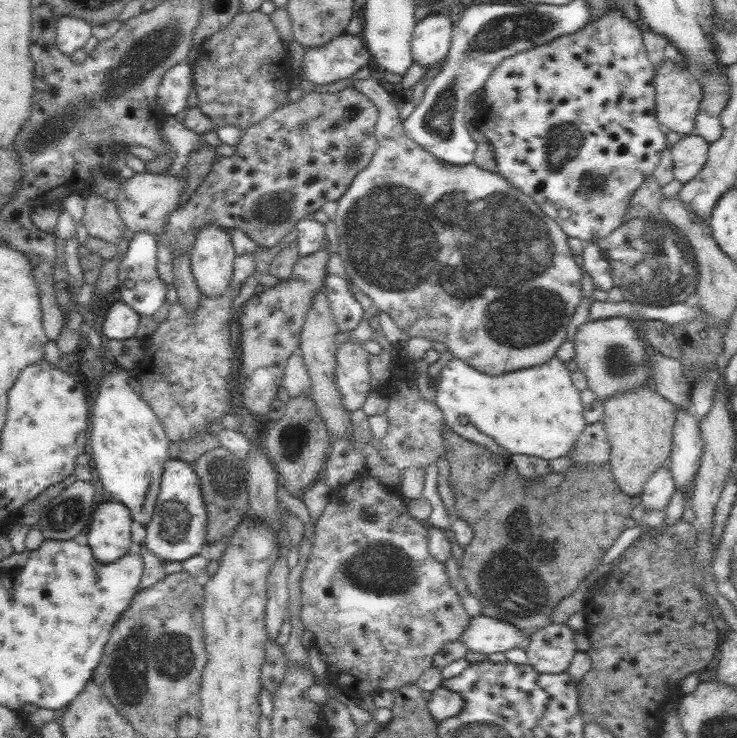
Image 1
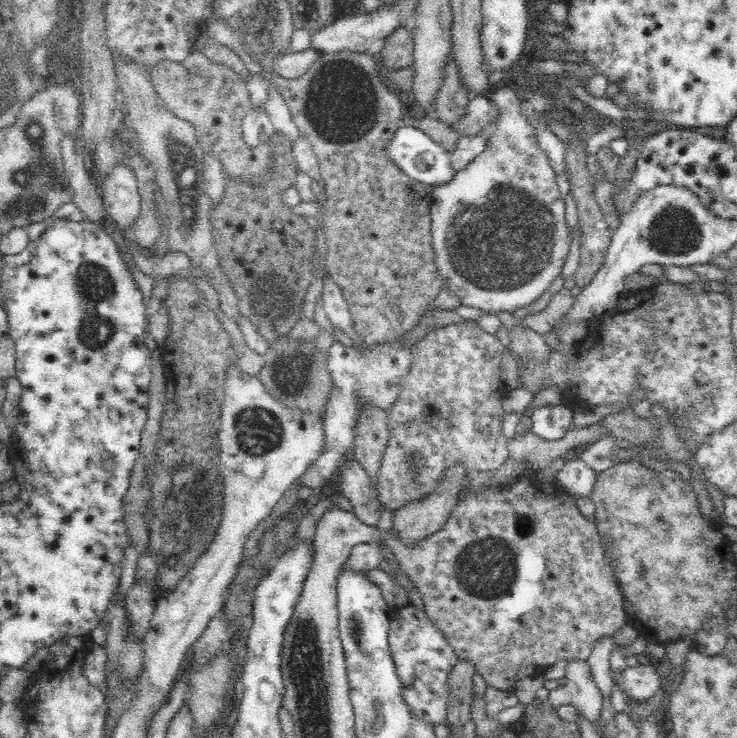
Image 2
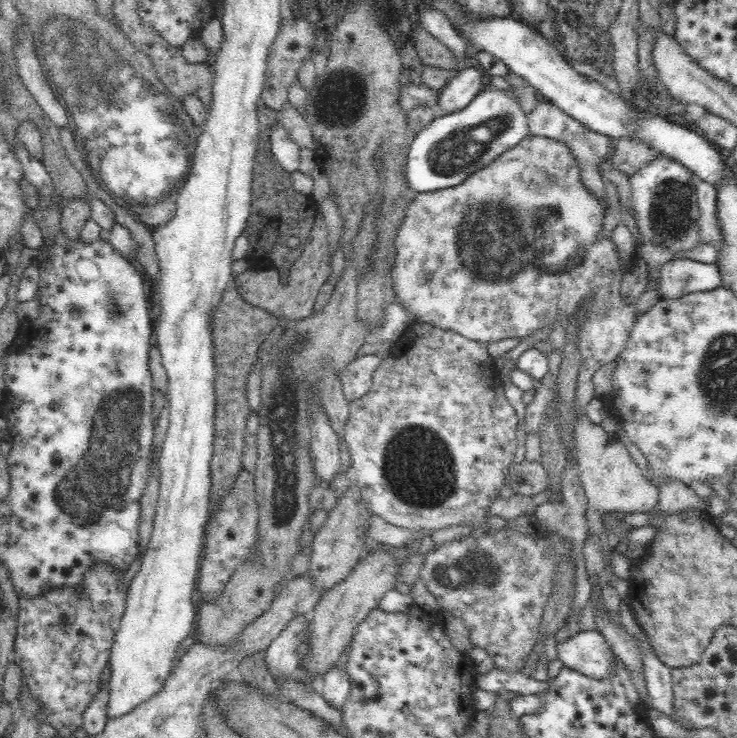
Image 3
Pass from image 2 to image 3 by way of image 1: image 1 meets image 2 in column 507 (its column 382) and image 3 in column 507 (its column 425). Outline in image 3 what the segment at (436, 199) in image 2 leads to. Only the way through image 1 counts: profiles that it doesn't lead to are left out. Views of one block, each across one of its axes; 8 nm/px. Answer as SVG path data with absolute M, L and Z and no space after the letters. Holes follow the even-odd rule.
M530 133L530 134L529 134L529 135L526 135L526 136L525 136L525 137L524 137L524 138L523 138L523 139L522 139L522 140L521 140L521 141L520 141L520 142L518 142L518 144L516 144L516 146L513 146L513 147L512 147L512 148L509 148L509 149L508 149L508 150L505 150L505 151L504 151L504 152L503 152L503 153L502 153L502 154L499 154L499 155L498 155L498 156L497 156L497 157L496 157L496 158L495 158L495 159L494 159L494 160L492 160L492 162L490 162L490 164L488 164L488 166L486 166L486 168L482 168L482 170L478 170L478 172L474 172L474 174L472 174L472 176L468 176L468 178L466 178L466 180L464 180L464 183L461 183L461 184L458 184L458 185L457 185L457 186L450 186L450 187L449 187L449 188L444 188L444 189L438 189L438 190L437 190L437 191L431 191L431 192L422 192L422 193L416 193L416 196L415 196L415 197L414 197L414 198L412 198L412 200L411 200L411 202L410 202L410 204L409 204L409 208L408 208L408 209L407 209L407 214L406 214L406 217L405 217L405 218L404 218L404 220L403 220L403 222L402 222L402 224L400 224L400 227L401 227L401 228L400 228L400 231L399 231L399 232L398 232L398 237L397 237L397 238L396 238L396 241L395 241L395 246L396 246L396 253L397 253L397 254L396 254L396 258L394 258L394 264L392 264L392 287L394 287L394 293L396 293L396 300L398 300L398 304L399 304L399 305L400 305L400 306L402 306L402 307L404 307L404 308L406 308L406 309L407 309L407 310L408 310L408 311L409 311L409 312L410 312L410 313L414 313L414 315L416 315L416 317L418 317L418 319L417 319L417 320L416 320L416 321L415 321L415 322L414 322L414 323L415 323L415 324L417 324L417 323L432 323L432 324L433 324L433 325L434 325L434 326L438 326L438 327L440 327L440 328L443 328L443 329L448 329L448 330L450 330L450 329L452 329L452 330L453 330L453 331L456 331L456 332L458 332L458 333L460 333L460 334L461 334L461 335L464 335L464 336L465 336L465 337L468 337L468 338L470 338L470 339L474 339L474 340L475 340L475 341L478 341L478 342L485 342L485 343L489 343L489 342L491 342L491 341L495 341L495 340L497 340L497 341L498 341L498 340L500 340L500 339L502 339L502 338L516 338L516 337L520 337L520 338L523 338L523 337L525 337L525 336L528 336L528 335L530 335L530 334L532 334L532 333L534 333L534 332L535 332L535 331L536 331L536 330L538 330L538 329L541 329L541 328L544 328L544 327L548 327L548 328L551 328L551 326L552 326L552 325L553 325L553 324L554 324L554 323L555 323L555 322L560 322L560 323L562 323L562 325L564 325L564 330L567 330L567 328L568 328L568 326L569 326L569 322L572 322L572 320L578 320L578 318L580 318L580 317L578 317L578 308L580 308L580 304L582 304L582 301L581 301L581 300L582 300L582 299L583 299L583 298L584 298L584 297L585 297L585 296L586 296L586 295L588 295L588 297L590 297L590 301L591 301L591 306L590 306L590 307L589 307L589 310L588 310L588 311L587 311L587 314L586 314L586 315L585 315L585 316L584 316L584 317L583 317L583 318L585 318L585 320L584 320L584 321L583 321L583 322L582 322L582 323L580 323L580 330L578 330L578 340L576 340L576 341L578 341L578 349L580 349L580 357L582 357L582 361L581 361L581 365L580 365L580 368L579 368L579 371L578 371L578 374L577 374L577 389L576 389L576 390L575 390L575 407L574 407L574 412L575 412L575 413L574 413L574 416L573 416L573 419L574 419L574 420L576 420L576 421L577 421L577 420L578 420L578 418L580 418L580 414L582 414L582 410L585 410L585 406L586 406L586 405L587 405L587 404L588 404L588 402L590 402L590 401L591 401L591 400L592 400L592 398L594 398L594 397L595 397L595 396L594 396L594 383L592 383L592 377L593 377L593 374L594 374L594 373L595 373L595 372L596 372L596 371L597 371L597 370L598 370L598 369L599 369L599 368L602 368L602 367L603 367L603 366L604 366L604 365L605 365L605 364L608 364L608 363L609 363L609 362L612 362L612 361L616 361L616 360L617 360L617 356L620 356L620 352L622 352L622 350L624 350L624 346L626 346L626 342L627 342L627 340L628 340L628 338L629 338L629 336L630 336L630 332L631 332L631 330L632 330L632 329L633 329L633 328L634 328L634 324L635 324L635 322L636 322L636 304L634 304L634 305L630 305L630 304L626 304L626 303L624 303L624 301L623 301L623 300L622 300L622 297L621 297L621 294L620 294L620 293L619 293L619 290L620 290L620 283L621 283L621 278L622 278L622 275L623 275L623 272L624 272L624 271L625 271L625 270L626 270L626 269L627 269L627 268L628 268L628 266L629 266L629 265L630 265L630 261L629 261L629 262L626 262L626 264L625 264L625 266L624 266L624 269L622 269L622 270L620 270L620 269L619 269L619 266L620 266L620 265L621 265L621 261L620 261L620 260L619 260L619 256L618 256L618 254L617 254L617 248L615 248L615 244L614 244L614 242L613 242L613 241L612 241L612 240L611 240L611 237L610 237L610 238L605 238L605 237L603 237L603 236L602 236L602 235L603 235L603 234L601 234L601 229L602 229L602 221L604 221L604 219L605 219L605 214L604 214L604 213L605 213L605 212L604 212L604 205L602 205L602 203L600 203L600 201L598 201L598 199L596 199L596 197L594 197L594 196L592 196L592 195L590 195L590 192L588 192L588 191L586 191L586 187L584 187L584 183L582 183L582 177L580 177L580 167L578 167L578 163L577 163L577 162L576 162L576 159L575 159L575 158L574 158L574 155L573 155L573 154L572 154L572 153L571 153L571 152L570 152L570 149L569 149L569 148L568 148L568 147L567 147L567 146L566 146L566 145L565 145L565 144L564 144L564 143L563 143L563 142L560 142L560 141L559 141L559 140L556 140L556 139L555 139L555 138L552 138L552 137L547 137L547 136L544 136L544 135L533 135L533 134L532 134L532 133ZM508 264L518 264L518 266L522 266L522 270L514 270L514 274L510 274L510 272L512 272L512 266L508 266Z

